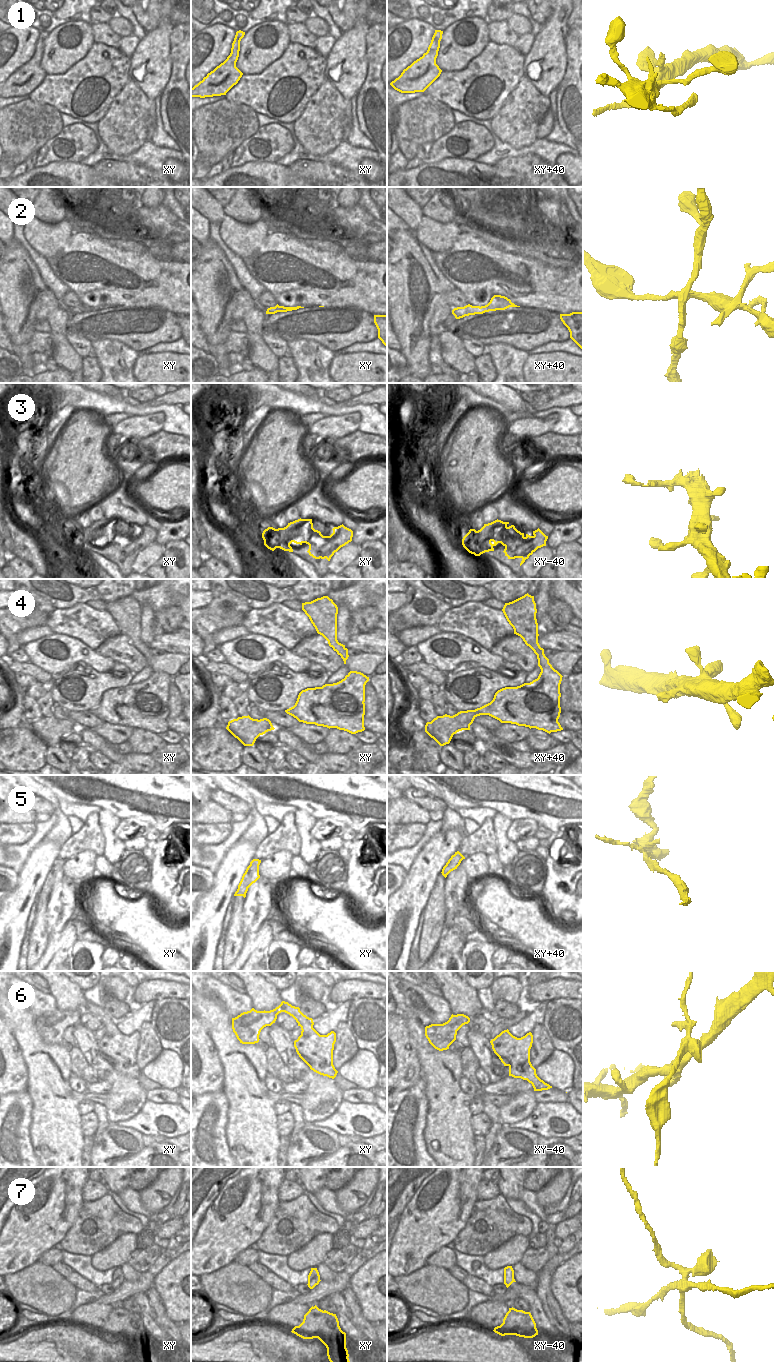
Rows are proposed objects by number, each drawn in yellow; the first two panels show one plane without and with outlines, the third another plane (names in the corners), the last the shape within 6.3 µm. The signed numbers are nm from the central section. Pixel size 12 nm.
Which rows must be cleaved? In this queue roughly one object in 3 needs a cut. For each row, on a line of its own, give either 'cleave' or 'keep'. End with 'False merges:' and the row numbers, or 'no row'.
1: keep
2: cleave
3: cleave
4: keep
5: keep
6: cleave
7: cleave
False merges: 2, 3, 6, 7

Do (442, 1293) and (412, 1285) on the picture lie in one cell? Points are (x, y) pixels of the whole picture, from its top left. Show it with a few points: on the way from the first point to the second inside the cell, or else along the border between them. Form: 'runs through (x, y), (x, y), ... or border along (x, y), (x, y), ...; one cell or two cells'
runs through (435, 1288), (419, 1287); one cell

